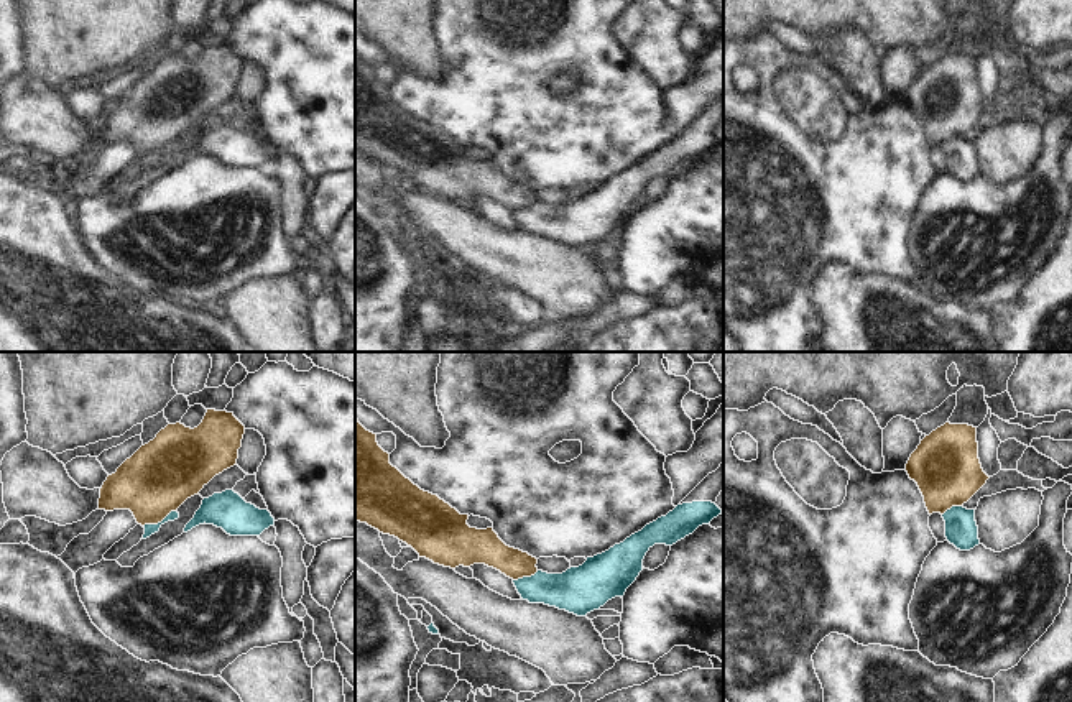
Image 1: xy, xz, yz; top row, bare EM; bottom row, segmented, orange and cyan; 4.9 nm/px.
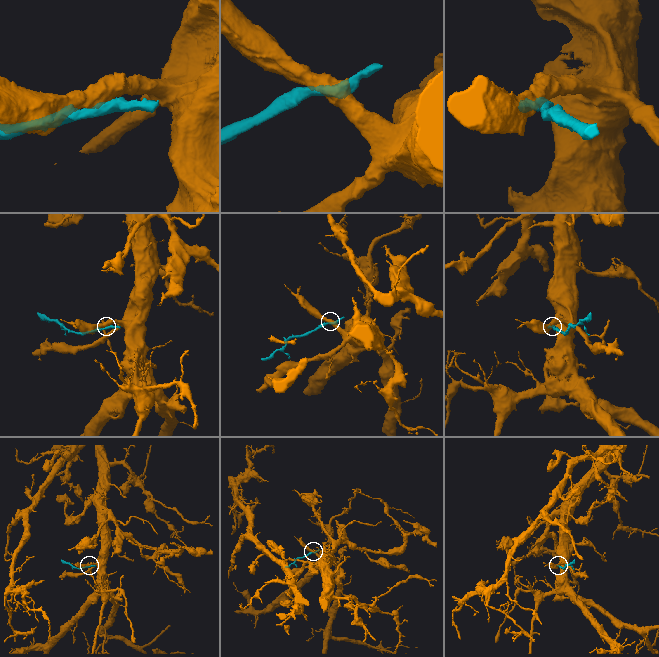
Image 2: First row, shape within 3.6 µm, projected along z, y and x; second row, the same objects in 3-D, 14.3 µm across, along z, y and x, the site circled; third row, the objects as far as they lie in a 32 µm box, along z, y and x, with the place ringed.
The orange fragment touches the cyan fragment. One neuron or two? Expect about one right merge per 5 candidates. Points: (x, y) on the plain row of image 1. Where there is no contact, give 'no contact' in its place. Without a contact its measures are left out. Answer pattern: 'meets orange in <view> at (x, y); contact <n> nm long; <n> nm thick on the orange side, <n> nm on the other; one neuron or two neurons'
meets orange in xy at (158, 153); contact 180 nm long; 340 nm thick on the orange side, 50 nm on the other; two neurons

